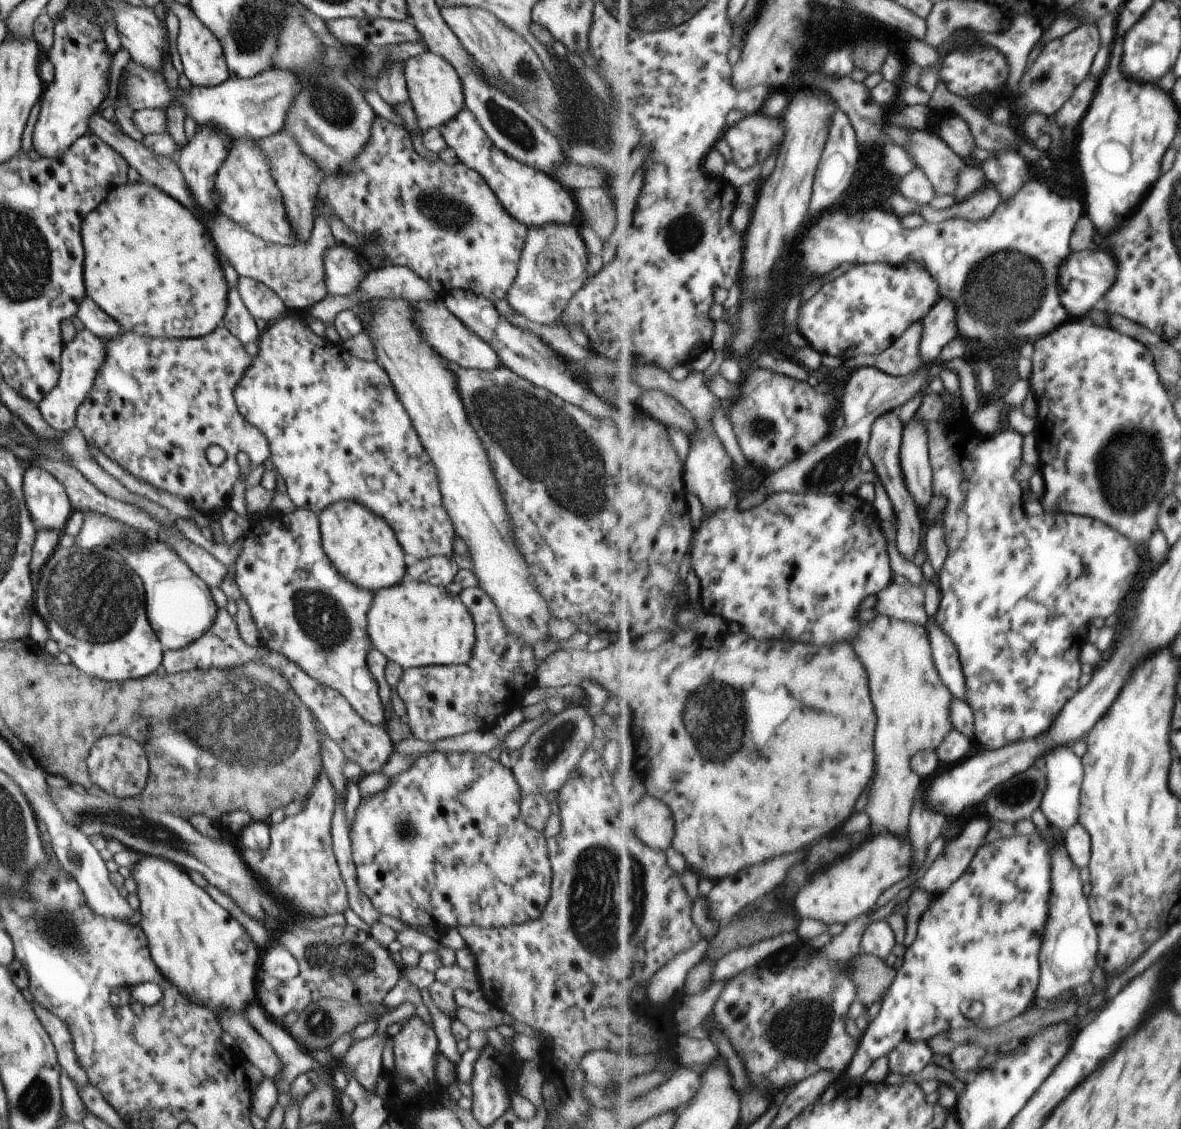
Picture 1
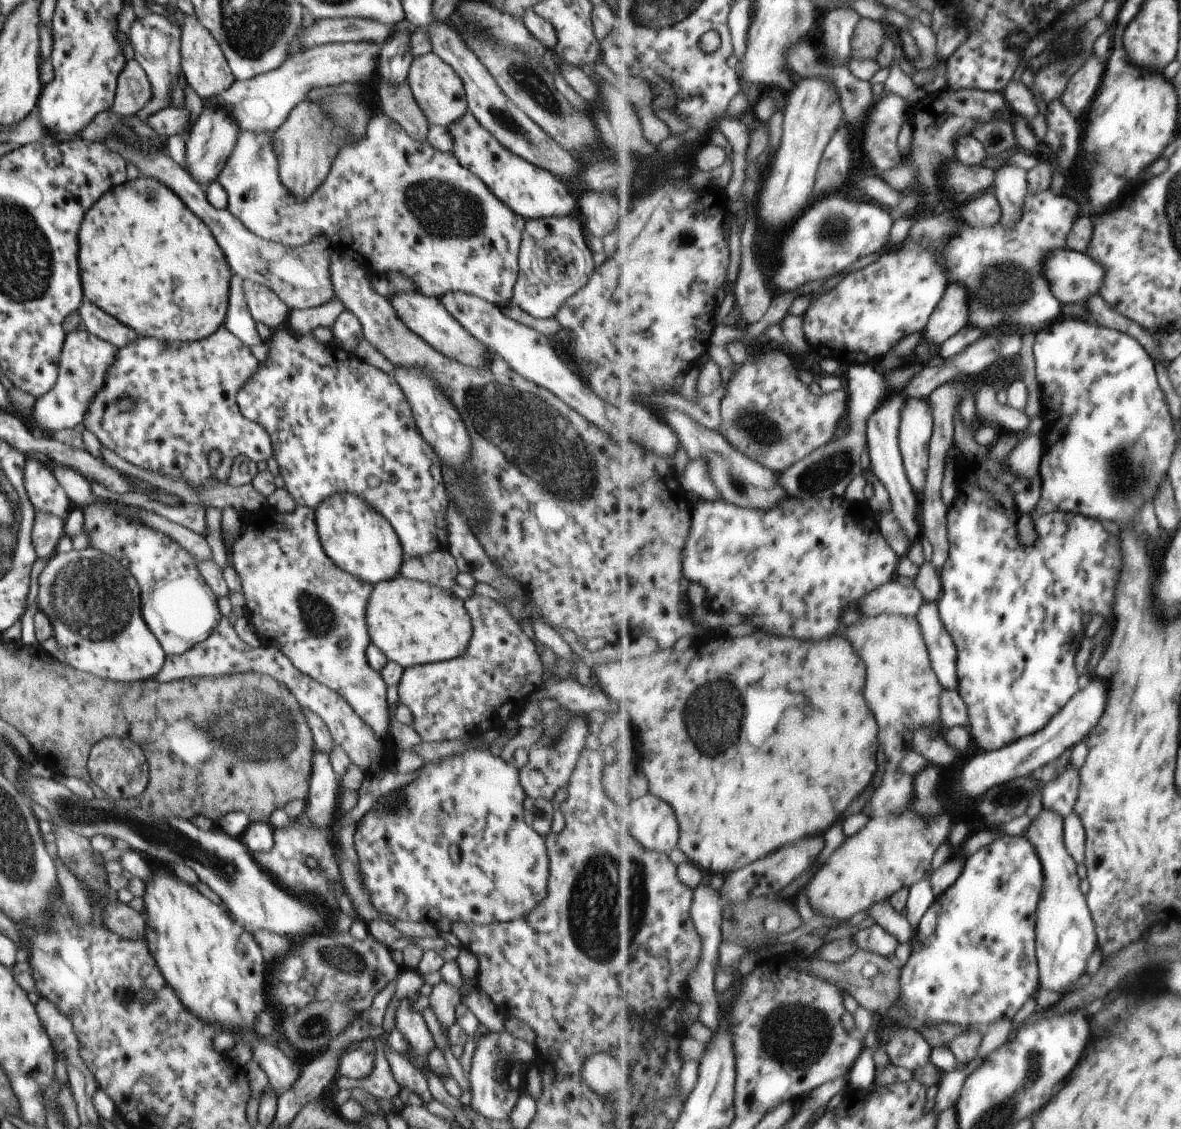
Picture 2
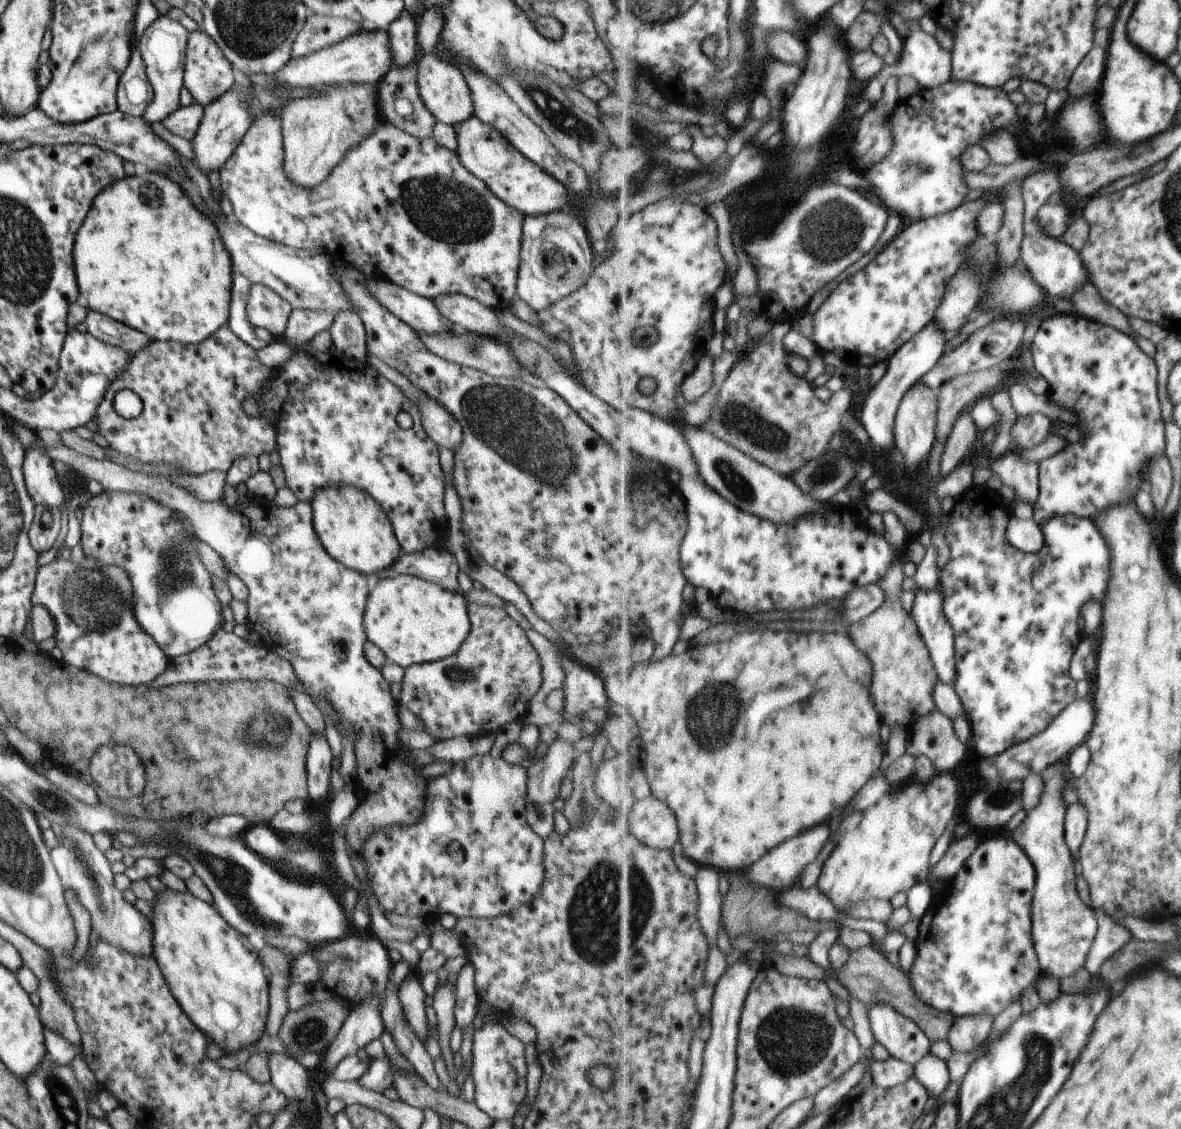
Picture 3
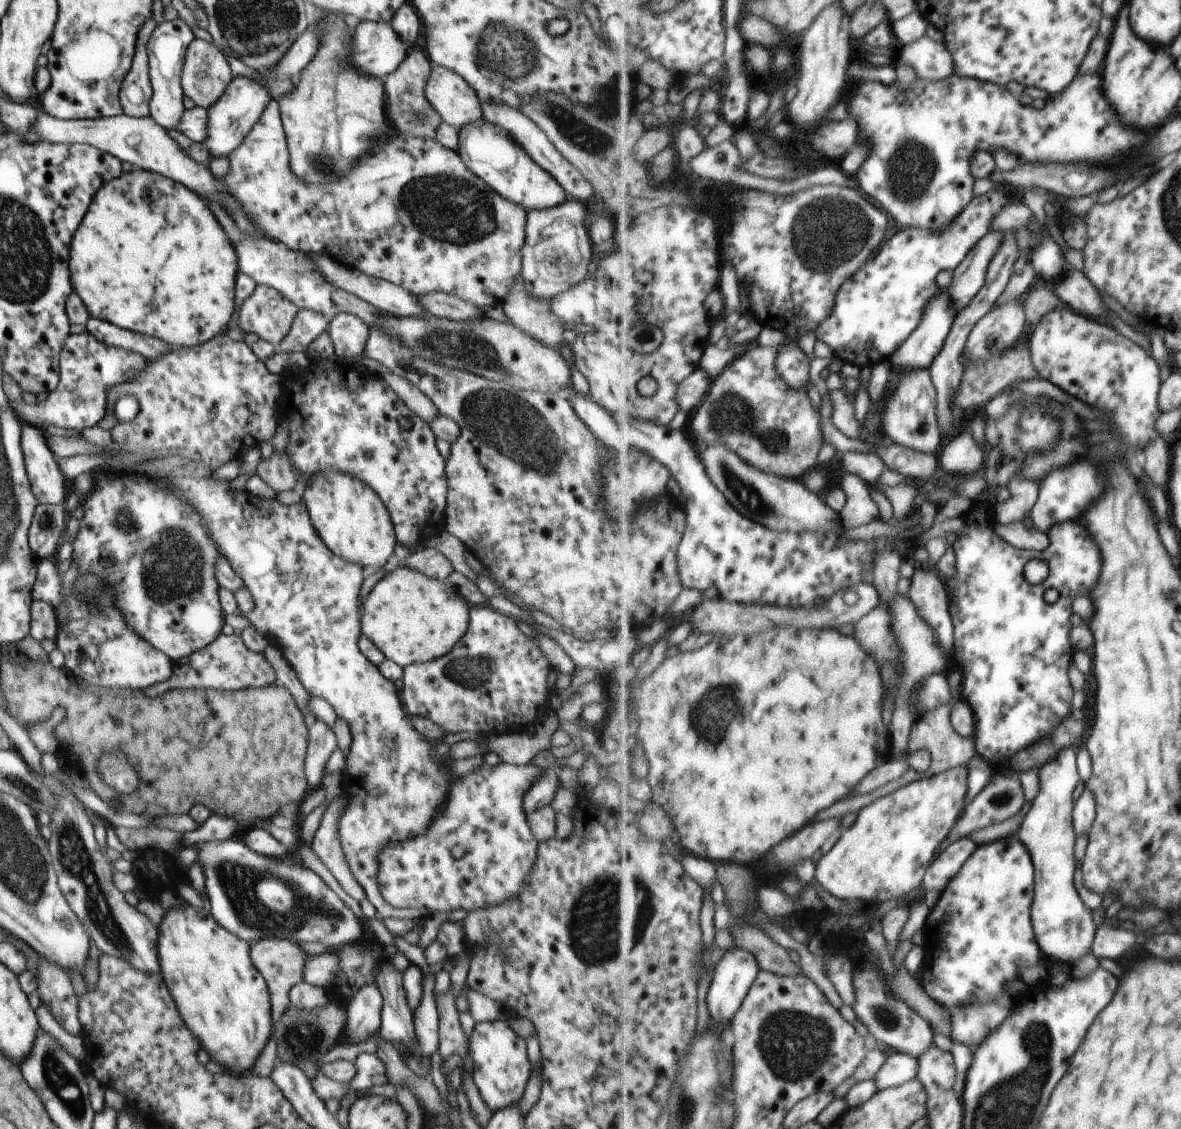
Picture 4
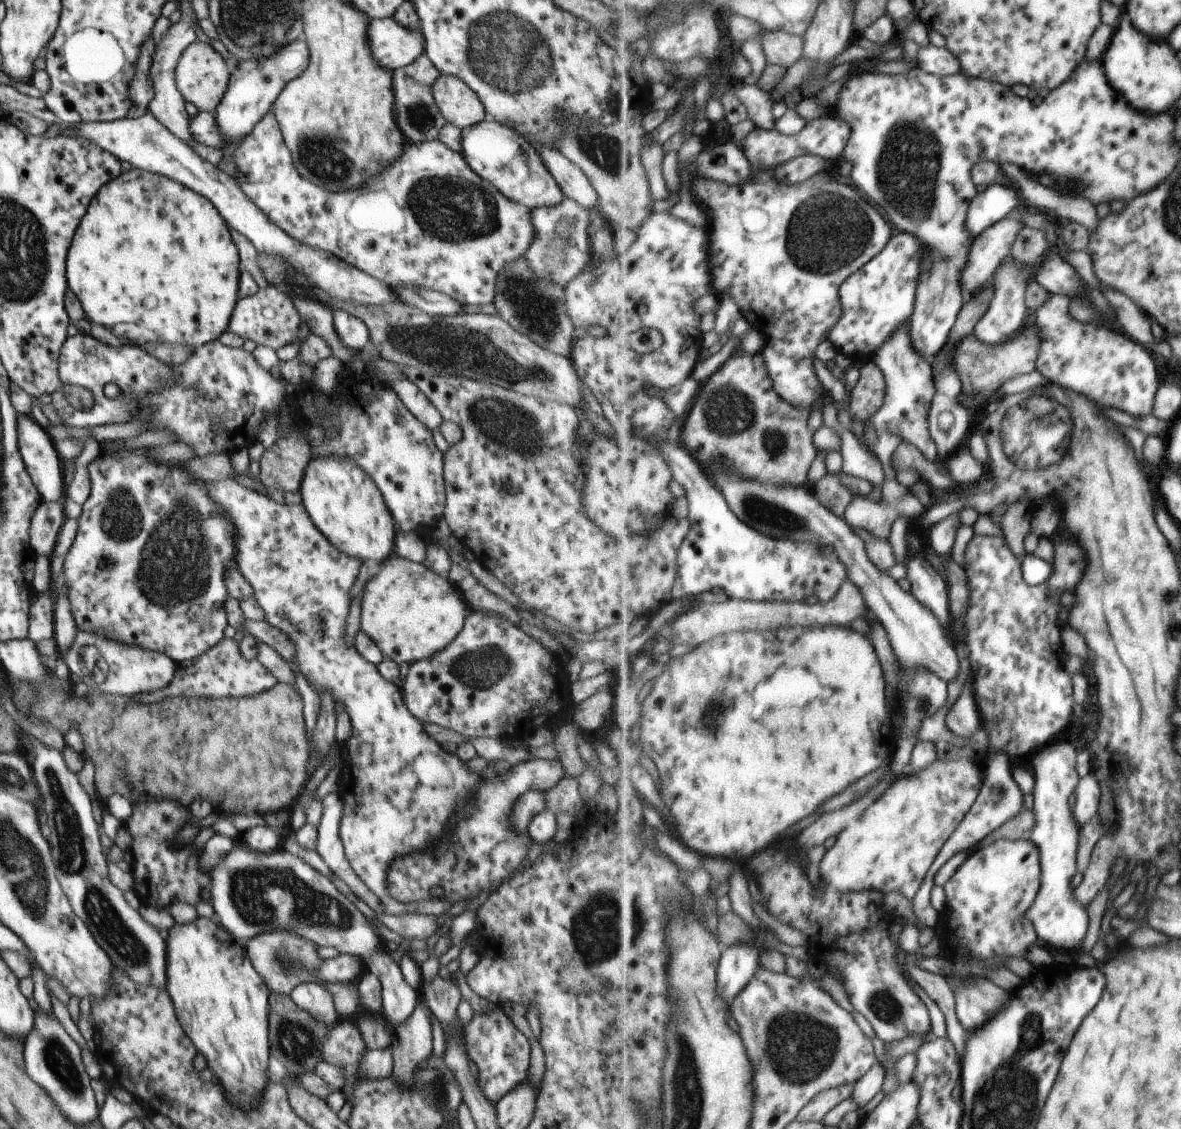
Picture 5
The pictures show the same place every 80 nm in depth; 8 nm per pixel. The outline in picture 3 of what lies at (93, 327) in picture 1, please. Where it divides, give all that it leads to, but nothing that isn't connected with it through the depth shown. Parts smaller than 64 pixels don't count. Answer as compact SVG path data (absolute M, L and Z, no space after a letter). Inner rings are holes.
M87 309L83 324L93 338L108 345L122 348L128 354L140 351L148 343L153 342L146 334L91 309Z

